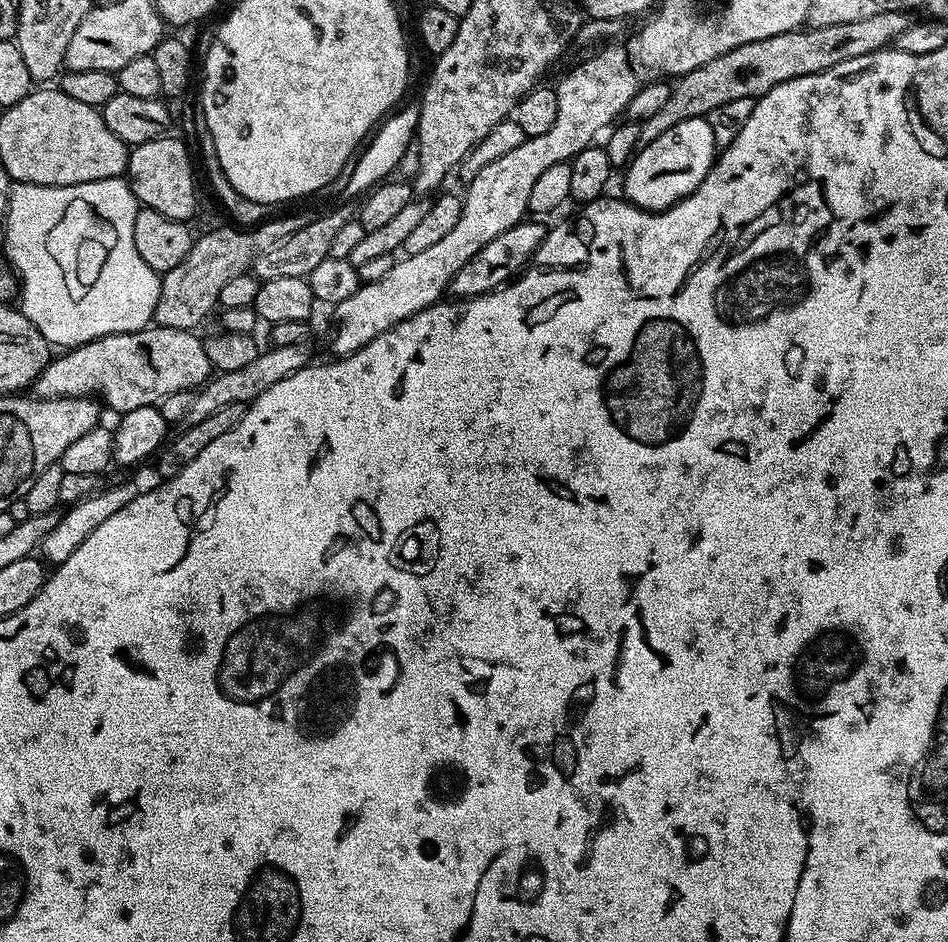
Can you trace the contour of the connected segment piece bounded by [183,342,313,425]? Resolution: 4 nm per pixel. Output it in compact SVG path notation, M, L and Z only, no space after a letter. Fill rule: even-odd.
M305 342L294 346L269 347L267 350L261 351L260 356L254 358L254 362L249 362L247 366L242 366L239 370L230 370L213 375L193 395L192 405L184 416L183 423L190 425L202 422L205 418L210 418L210 414L214 414L214 410L222 410L222 406L230 406L231 404L247 406L251 404L262 394L266 394L266 390L270 390L270 386L282 382L282 378L290 378L290 374L307 368L313 359L310 345L311 343Z

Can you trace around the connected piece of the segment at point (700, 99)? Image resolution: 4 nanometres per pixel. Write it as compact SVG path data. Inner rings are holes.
M906 12L874 14L859 22L817 28L804 26L794 32L774 34L774 38L746 42L746 46L738 46L738 50L730 50L714 58L714 62L706 62L706 66L698 66L679 77L672 84L670 99L655 114L650 114L650 118L639 121L640 144L654 142L654 138L666 134L670 126L678 126L678 122L707 117L710 110L718 110L718 106L726 106L726 102L734 102L734 98L756 100L782 82L825 72L834 66L842 66L842 62L850 62L850 58L862 58L862 54L881 52L883 48L895 45L896 39L906 34L913 22L913 17Z

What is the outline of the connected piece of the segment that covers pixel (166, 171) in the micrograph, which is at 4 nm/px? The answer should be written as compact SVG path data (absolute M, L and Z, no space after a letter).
M172 134L159 136L157 140L135 145L128 153L128 185L143 207L158 210L171 220L191 221L196 212L196 180L192 177L192 160L188 148Z

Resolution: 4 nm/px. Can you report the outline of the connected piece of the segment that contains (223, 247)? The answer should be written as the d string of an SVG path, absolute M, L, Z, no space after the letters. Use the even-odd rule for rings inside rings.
M307 215L284 216L281 220L272 219L265 219L247 230L231 226L232 228L216 228L205 236L197 235L192 241L190 254L186 254L182 263L163 273L155 323L162 328L199 329L199 324L211 314L212 307L215 309L219 305L222 286L226 286L230 278L248 272L259 256L286 242L286 238L293 236L309 221Z

